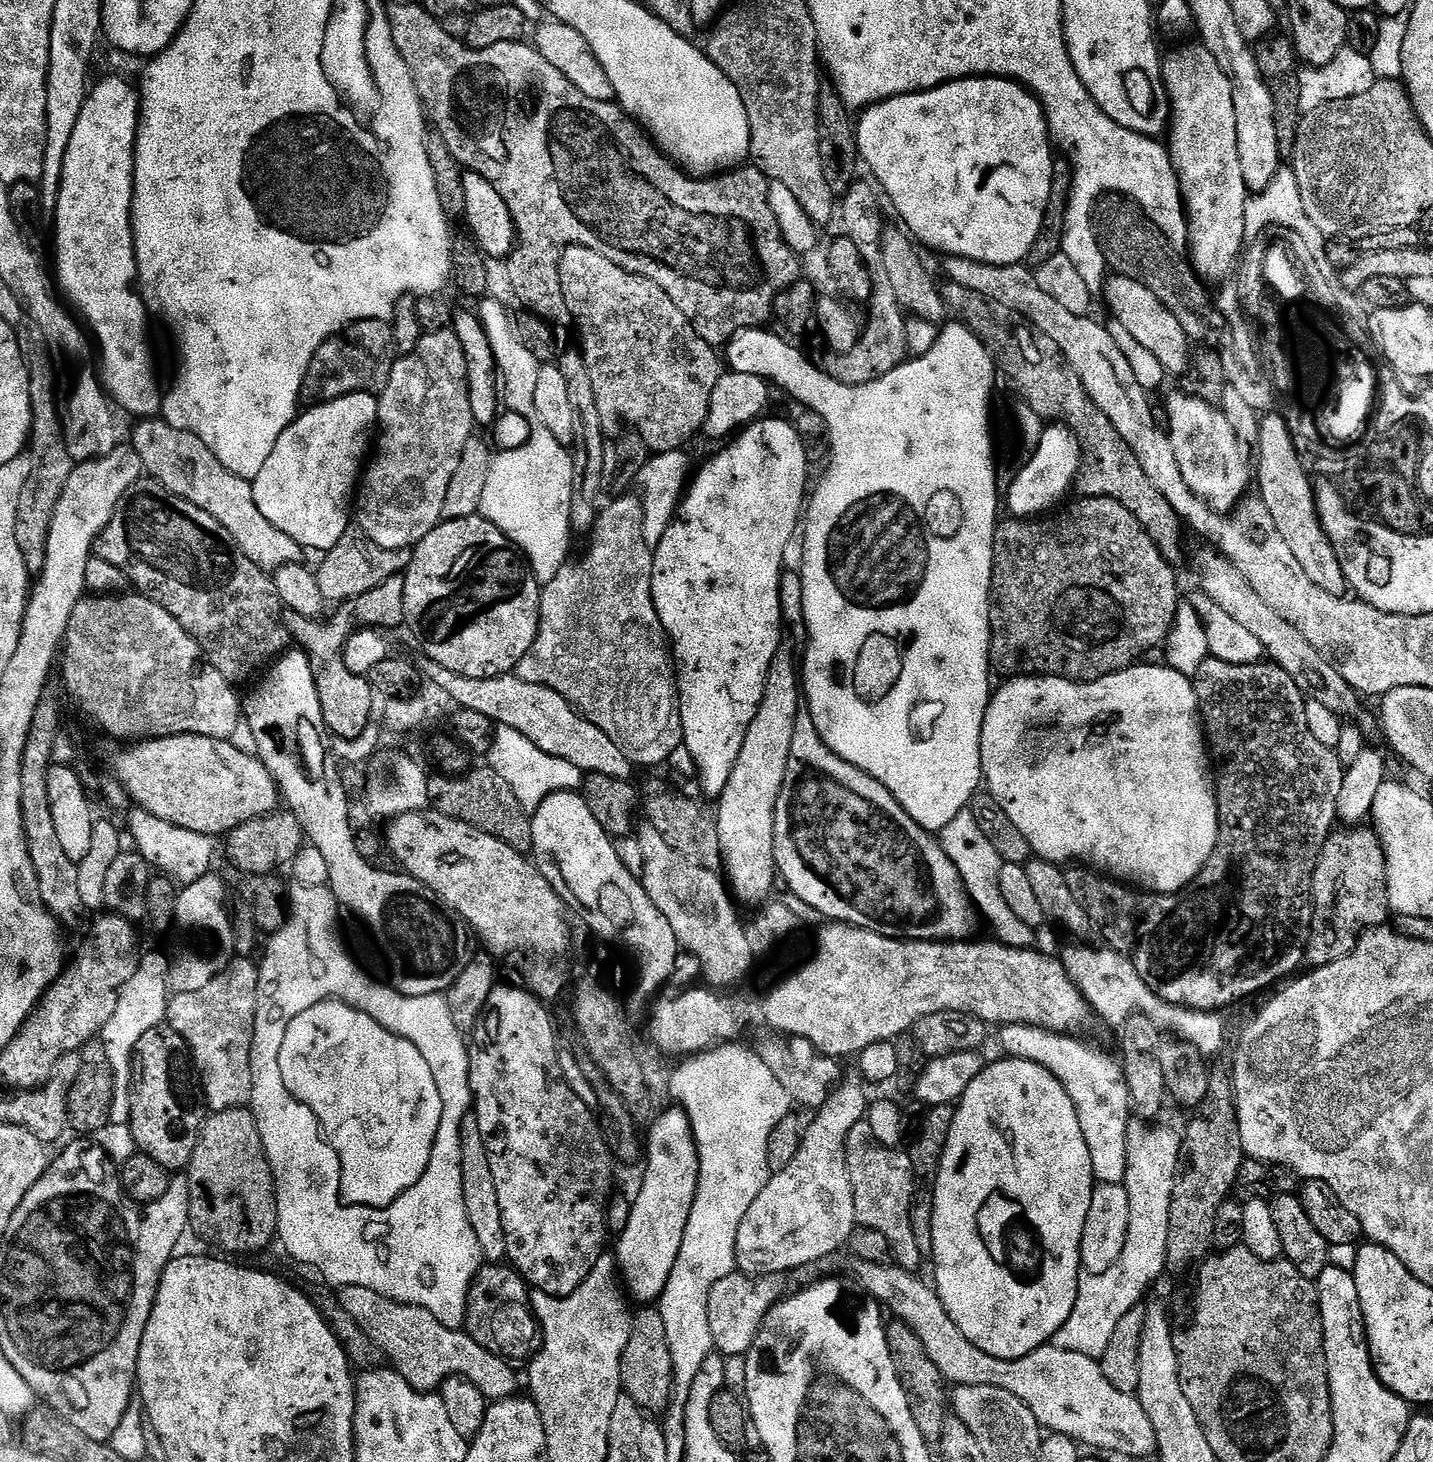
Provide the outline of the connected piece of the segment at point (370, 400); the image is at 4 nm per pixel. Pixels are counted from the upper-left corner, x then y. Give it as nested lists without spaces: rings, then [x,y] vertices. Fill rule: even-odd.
[[[355,392],[337,400],[325,400],[309,408],[312,408],[309,412],[301,411],[274,442],[274,448],[270,451],[265,465],[251,481],[252,497],[266,522],[282,530],[282,534],[294,538],[294,542],[298,542],[301,549],[313,548],[317,554],[325,554],[337,546],[339,540],[349,531],[348,499],[351,496],[353,499],[354,489],[357,487],[358,477],[370,448],[368,431],[377,427],[376,415],[380,405],[373,393]]]

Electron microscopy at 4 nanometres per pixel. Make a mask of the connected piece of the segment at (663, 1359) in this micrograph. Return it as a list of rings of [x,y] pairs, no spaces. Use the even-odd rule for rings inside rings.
[[[652,1310],[652,1312],[636,1312],[634,1316],[635,1323],[632,1326],[632,1333],[630,1334],[630,1340],[626,1342],[626,1350],[622,1354],[622,1360],[620,1362],[620,1383],[626,1396],[629,1396],[633,1400],[635,1407],[640,1410],[648,1410],[644,1408],[660,1408],[660,1410],[667,1409],[668,1401],[672,1399],[672,1364],[671,1364],[671,1352],[668,1349],[668,1336],[665,1332],[664,1323],[660,1318],[659,1311]]]

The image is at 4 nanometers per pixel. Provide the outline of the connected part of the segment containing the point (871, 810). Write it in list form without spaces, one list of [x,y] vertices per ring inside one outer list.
[[[802,712],[796,717],[789,767],[795,770],[808,764],[826,774],[838,785],[835,786],[834,792],[826,792],[825,788],[818,784],[814,788],[818,796],[808,796],[804,802],[792,778],[787,779],[782,786],[775,806],[775,817],[779,825],[790,828],[798,819],[806,817],[807,826],[814,828],[818,838],[814,854],[808,855],[806,861],[798,851],[789,852],[788,860],[792,863],[795,873],[786,878],[791,892],[808,907],[822,914],[823,919],[850,924],[854,928],[865,928],[886,938],[964,942],[975,937],[972,935],[976,932],[977,907],[968,896],[963,878],[942,848],[939,839],[933,833],[925,831],[923,825],[914,822],[877,779],[834,755],[817,734],[812,716]]]

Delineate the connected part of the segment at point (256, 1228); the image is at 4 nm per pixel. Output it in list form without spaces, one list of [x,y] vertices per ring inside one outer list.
[[[244,1106],[231,1108],[225,1112],[213,1112],[207,1118],[209,1120],[206,1121],[205,1124],[203,1121],[202,1127],[199,1129],[196,1149],[186,1169],[186,1179],[189,1186],[189,1218],[191,1231],[193,1232],[194,1230],[202,1239],[209,1240],[212,1244],[217,1244],[224,1252],[260,1252],[271,1240],[275,1241],[277,1239],[278,1229],[276,1227],[276,1193],[274,1191],[272,1169],[268,1166],[268,1157],[264,1155],[264,1143],[259,1134],[259,1126],[251,1111]]]

